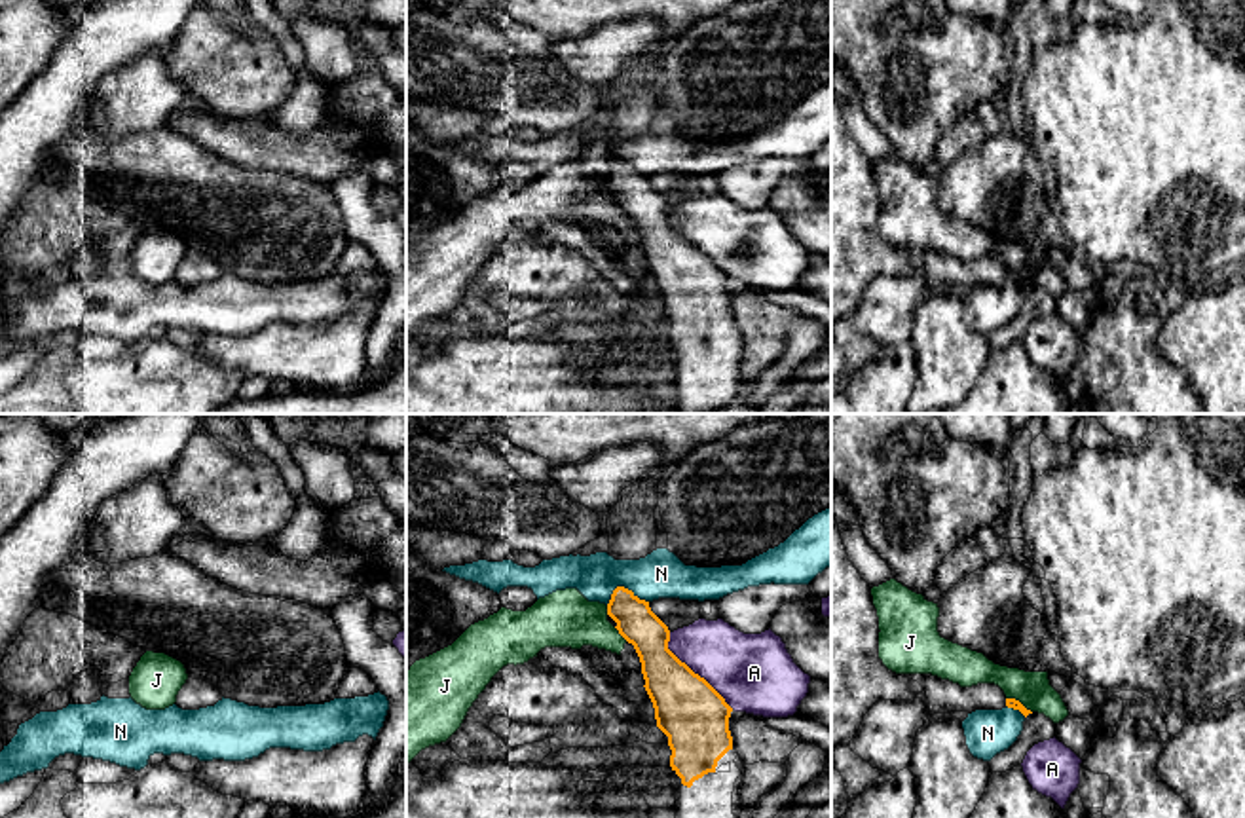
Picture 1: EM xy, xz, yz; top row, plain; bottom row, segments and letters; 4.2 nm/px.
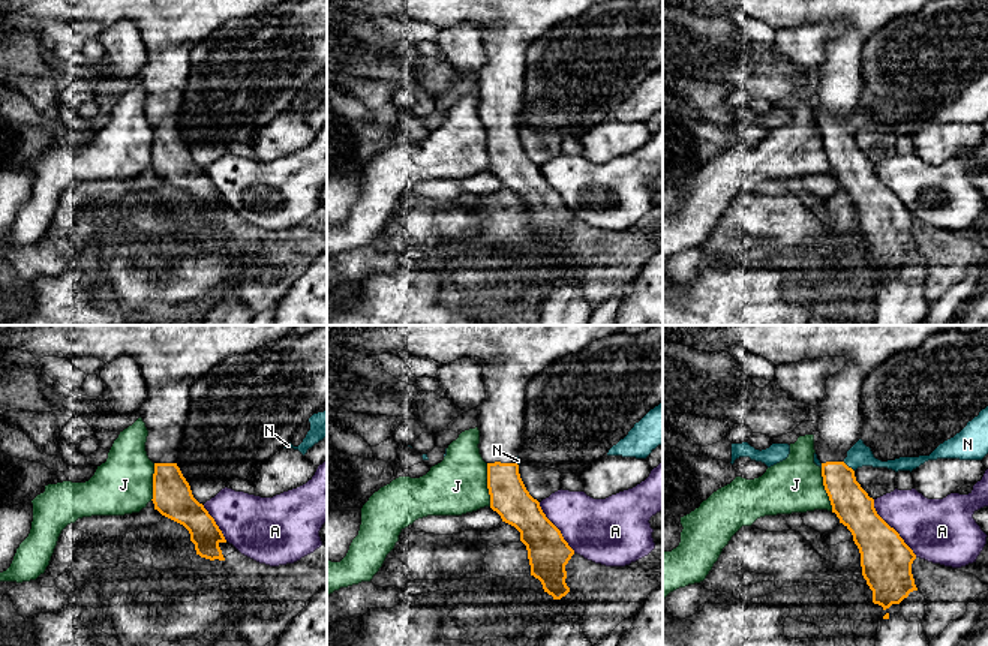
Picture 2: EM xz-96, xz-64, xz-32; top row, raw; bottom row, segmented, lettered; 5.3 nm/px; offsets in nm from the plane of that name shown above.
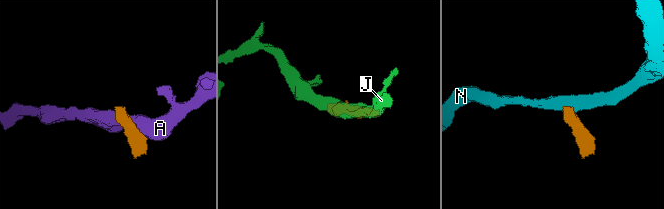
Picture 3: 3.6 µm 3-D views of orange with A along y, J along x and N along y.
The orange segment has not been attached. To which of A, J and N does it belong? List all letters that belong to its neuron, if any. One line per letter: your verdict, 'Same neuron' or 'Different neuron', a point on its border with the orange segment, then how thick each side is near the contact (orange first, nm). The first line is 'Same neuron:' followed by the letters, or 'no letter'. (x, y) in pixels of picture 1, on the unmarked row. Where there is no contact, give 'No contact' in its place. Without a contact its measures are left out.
Same neuron: no letter
A: Different neuron. Touches orange at xz (691, 245). Thickness 280 nm (orange) against 320 nm
J: Different neuron. Touches orange at yz (1018, 276). Thickness 50 nm (orange) against 150 nm
N: Different neuron. Touches orange at xz (623, 162). Thickness 170 nm (orange) against 200 nm

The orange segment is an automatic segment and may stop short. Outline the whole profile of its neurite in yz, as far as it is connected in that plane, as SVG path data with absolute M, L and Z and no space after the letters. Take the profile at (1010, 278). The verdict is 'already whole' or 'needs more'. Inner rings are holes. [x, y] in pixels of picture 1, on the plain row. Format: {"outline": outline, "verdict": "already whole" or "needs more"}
{"outline": "M831 87L831 326L848 319L860 304L864 290L879 275L920 273L928 290L976 285L1019 285L1032 288L1019 275L1008 273L994 258L960 262L932 249L896 249L879 233L879 192L869 159L848 135L839 99Z", "verdict": "needs more"}

